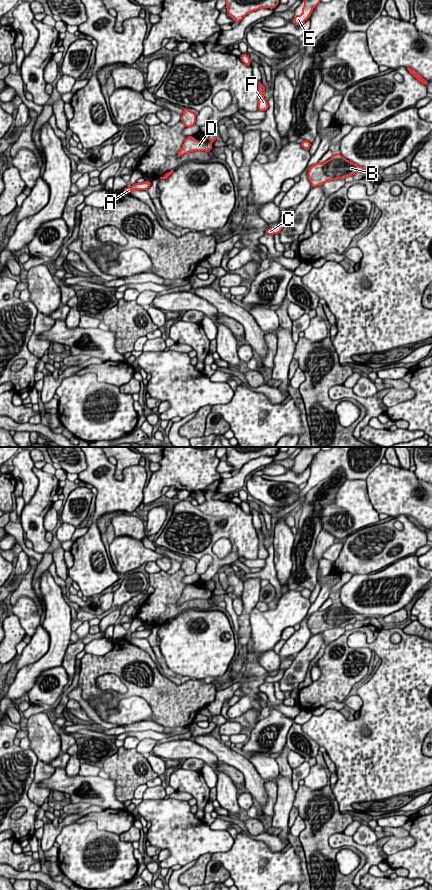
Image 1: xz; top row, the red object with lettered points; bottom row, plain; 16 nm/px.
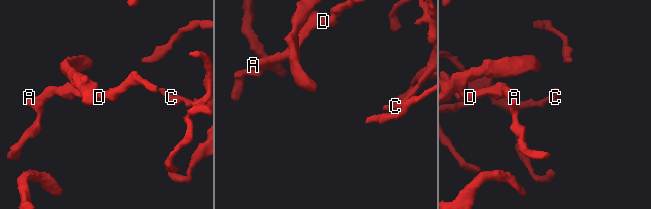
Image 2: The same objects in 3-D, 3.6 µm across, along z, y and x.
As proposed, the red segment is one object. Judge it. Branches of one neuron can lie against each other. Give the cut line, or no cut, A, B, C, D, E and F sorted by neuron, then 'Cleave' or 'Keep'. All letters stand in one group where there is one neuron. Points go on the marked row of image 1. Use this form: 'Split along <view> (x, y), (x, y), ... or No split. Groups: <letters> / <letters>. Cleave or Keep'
Split along xz (205, 140), (210, 142). Groups: A D E / B C F. Cleave

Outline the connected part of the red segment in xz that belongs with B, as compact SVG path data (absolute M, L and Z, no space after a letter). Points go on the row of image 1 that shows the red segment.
M340 152L324 163L316 163L309 168L308 179L312 188L323 185L327 181L345 179L367 169L345 159Z

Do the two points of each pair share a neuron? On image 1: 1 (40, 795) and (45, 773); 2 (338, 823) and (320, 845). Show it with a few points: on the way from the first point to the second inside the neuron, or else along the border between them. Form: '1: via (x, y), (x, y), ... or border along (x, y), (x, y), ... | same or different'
1: via (35, 789), (35, 782), (39, 778) | same
2: via (332, 827), (320, 839) | same

